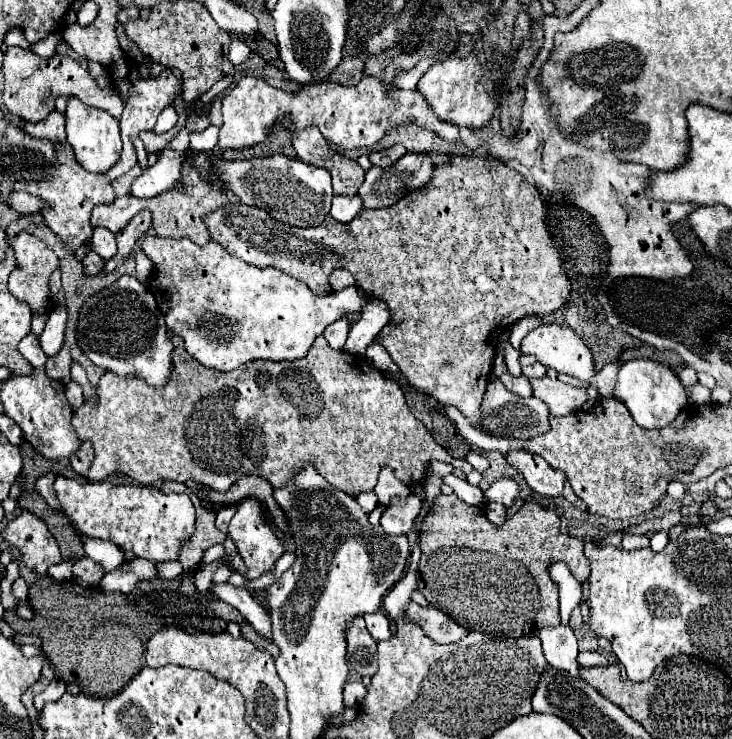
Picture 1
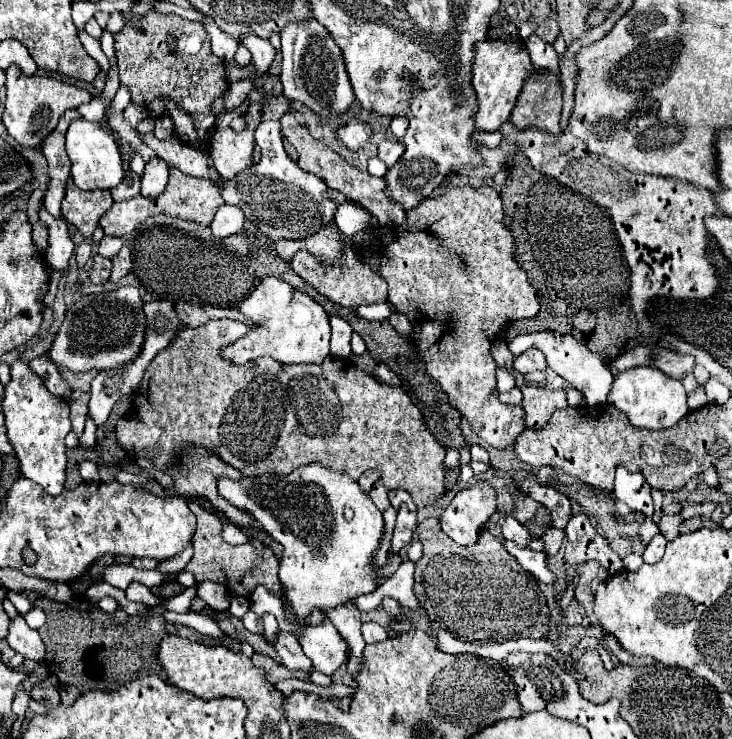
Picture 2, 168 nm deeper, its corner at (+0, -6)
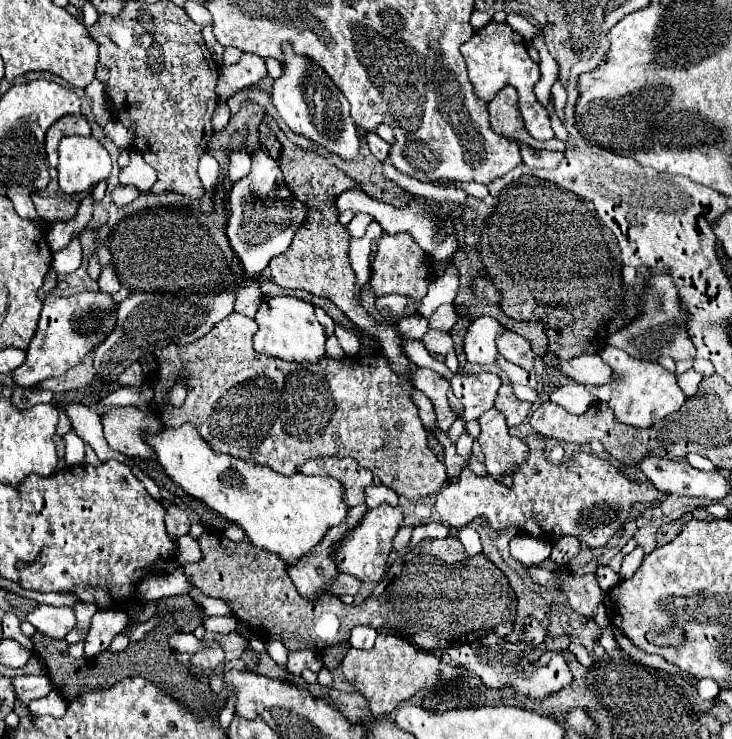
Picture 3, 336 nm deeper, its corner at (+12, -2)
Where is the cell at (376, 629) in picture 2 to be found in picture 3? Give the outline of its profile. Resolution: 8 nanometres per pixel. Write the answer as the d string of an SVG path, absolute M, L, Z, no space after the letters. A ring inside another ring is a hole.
M360 625L360 627L354 627L352 629L352 635L350 635L350 645L352 647L372 649L374 647L374 641L376 641L376 631L372 627Z

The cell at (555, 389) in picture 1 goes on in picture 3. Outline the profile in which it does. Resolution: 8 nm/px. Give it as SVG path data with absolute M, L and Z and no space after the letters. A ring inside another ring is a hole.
M502 385L500 391L498 391L498 399L496 399L496 405L494 405L494 407L496 407L500 413L504 413L508 427L516 427L516 425L520 425L520 423L528 417L530 409L532 409L532 403L520 401L520 399L514 395L512 385Z

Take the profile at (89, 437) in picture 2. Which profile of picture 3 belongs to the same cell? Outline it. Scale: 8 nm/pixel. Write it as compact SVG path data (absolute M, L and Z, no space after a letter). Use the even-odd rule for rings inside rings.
M66 433L62 439L66 443L66 463L68 465L84 463L84 441L76 433Z

